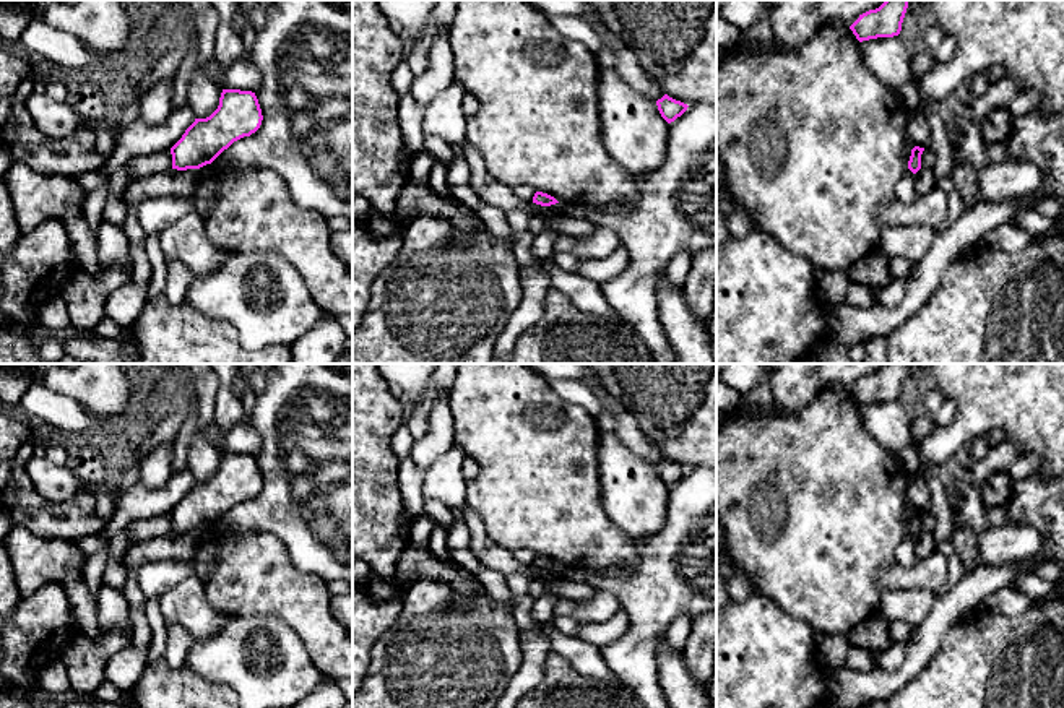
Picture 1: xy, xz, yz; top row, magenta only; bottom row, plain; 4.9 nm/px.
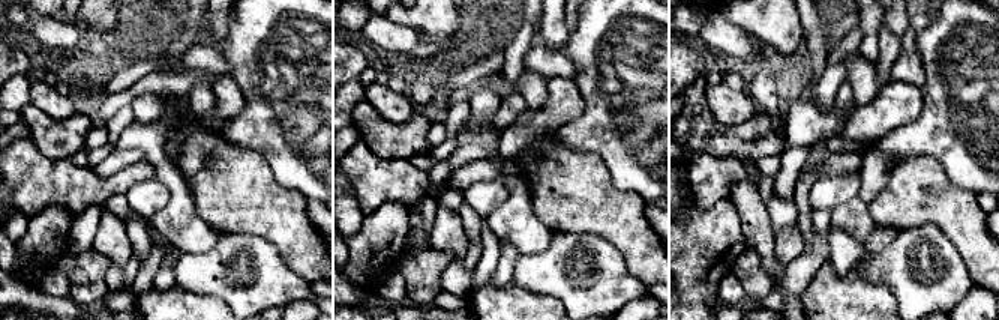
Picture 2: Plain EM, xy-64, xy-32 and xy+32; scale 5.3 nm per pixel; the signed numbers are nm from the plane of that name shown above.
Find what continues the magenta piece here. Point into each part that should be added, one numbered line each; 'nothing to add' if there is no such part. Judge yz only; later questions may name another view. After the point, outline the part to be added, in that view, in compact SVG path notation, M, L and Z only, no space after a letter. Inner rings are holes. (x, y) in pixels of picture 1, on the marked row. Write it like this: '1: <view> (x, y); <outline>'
nothing to add

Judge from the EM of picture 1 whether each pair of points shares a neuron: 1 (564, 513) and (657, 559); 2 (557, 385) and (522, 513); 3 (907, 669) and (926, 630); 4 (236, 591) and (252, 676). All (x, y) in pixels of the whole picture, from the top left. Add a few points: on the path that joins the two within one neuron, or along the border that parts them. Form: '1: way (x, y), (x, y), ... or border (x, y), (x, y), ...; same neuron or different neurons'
1: border (637, 539), (637, 562), (634, 565), (603, 570); different neurons
2: border (548, 380), (566, 401), (575, 403), (588, 413); different neurons
3: way (916, 660), (926, 640); same neuron
4: border (280, 617), (233, 616), (229, 619); different neurons

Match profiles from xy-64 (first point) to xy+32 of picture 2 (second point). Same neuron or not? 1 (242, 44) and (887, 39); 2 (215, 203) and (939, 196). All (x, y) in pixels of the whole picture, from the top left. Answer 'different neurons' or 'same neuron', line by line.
1: different neurons
2: same neuron

